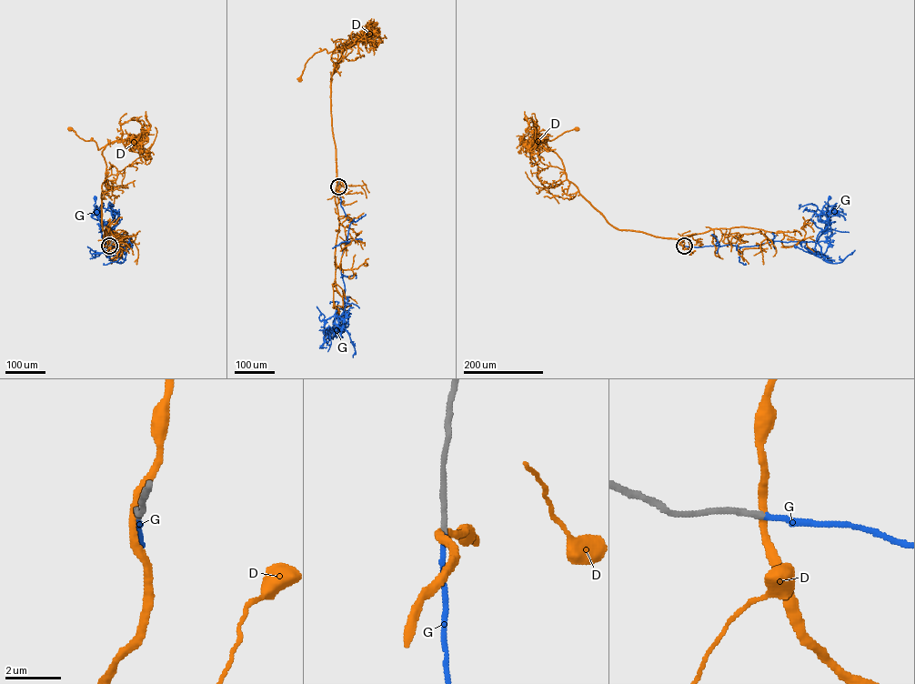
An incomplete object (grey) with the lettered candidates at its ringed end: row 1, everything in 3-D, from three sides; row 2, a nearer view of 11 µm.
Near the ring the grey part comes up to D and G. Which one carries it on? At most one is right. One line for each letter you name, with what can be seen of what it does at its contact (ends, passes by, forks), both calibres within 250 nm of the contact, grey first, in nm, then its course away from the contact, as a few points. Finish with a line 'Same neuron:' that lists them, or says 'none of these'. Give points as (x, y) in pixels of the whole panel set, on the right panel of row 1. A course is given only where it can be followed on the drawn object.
G: It ends there. Thickness 220 nm (grey) against 170 nm. Its course: (684, 246), (815, 242), (829, 225), (818, 216), (825, 215), (830, 224), (829, 198)
Same neuron: G

